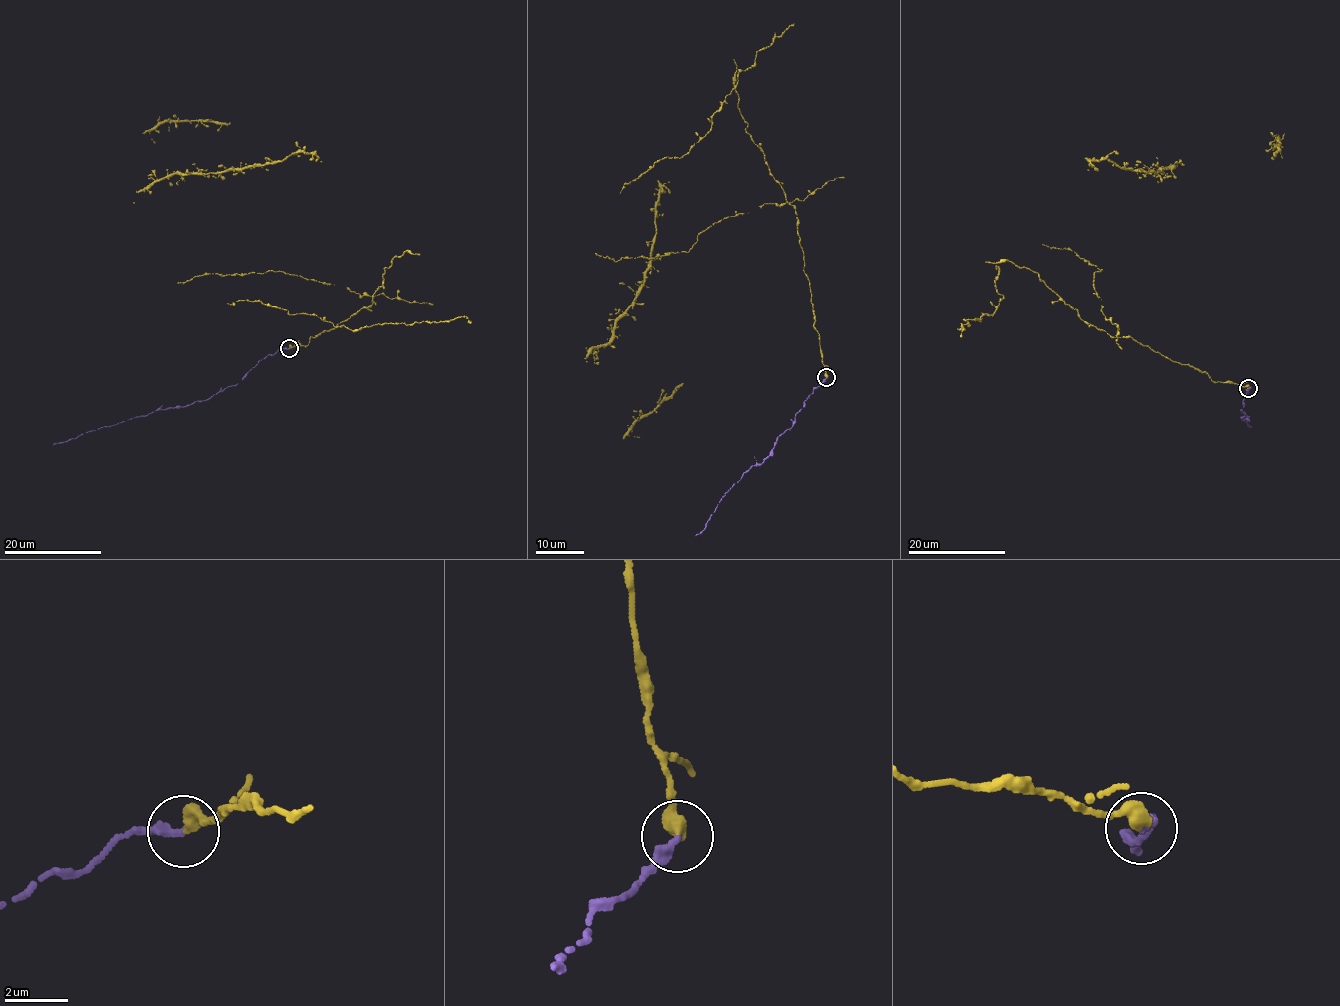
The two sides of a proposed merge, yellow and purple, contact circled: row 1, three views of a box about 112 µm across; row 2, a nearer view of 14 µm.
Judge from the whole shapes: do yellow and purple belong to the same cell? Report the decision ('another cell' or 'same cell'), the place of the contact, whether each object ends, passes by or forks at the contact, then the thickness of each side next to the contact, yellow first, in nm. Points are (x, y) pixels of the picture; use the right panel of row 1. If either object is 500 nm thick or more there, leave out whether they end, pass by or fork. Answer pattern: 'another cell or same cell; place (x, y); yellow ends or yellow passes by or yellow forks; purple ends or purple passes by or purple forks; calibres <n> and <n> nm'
same cell; place (1248, 388); yellow ends; purple ends; calibres 420 and 360 nm

